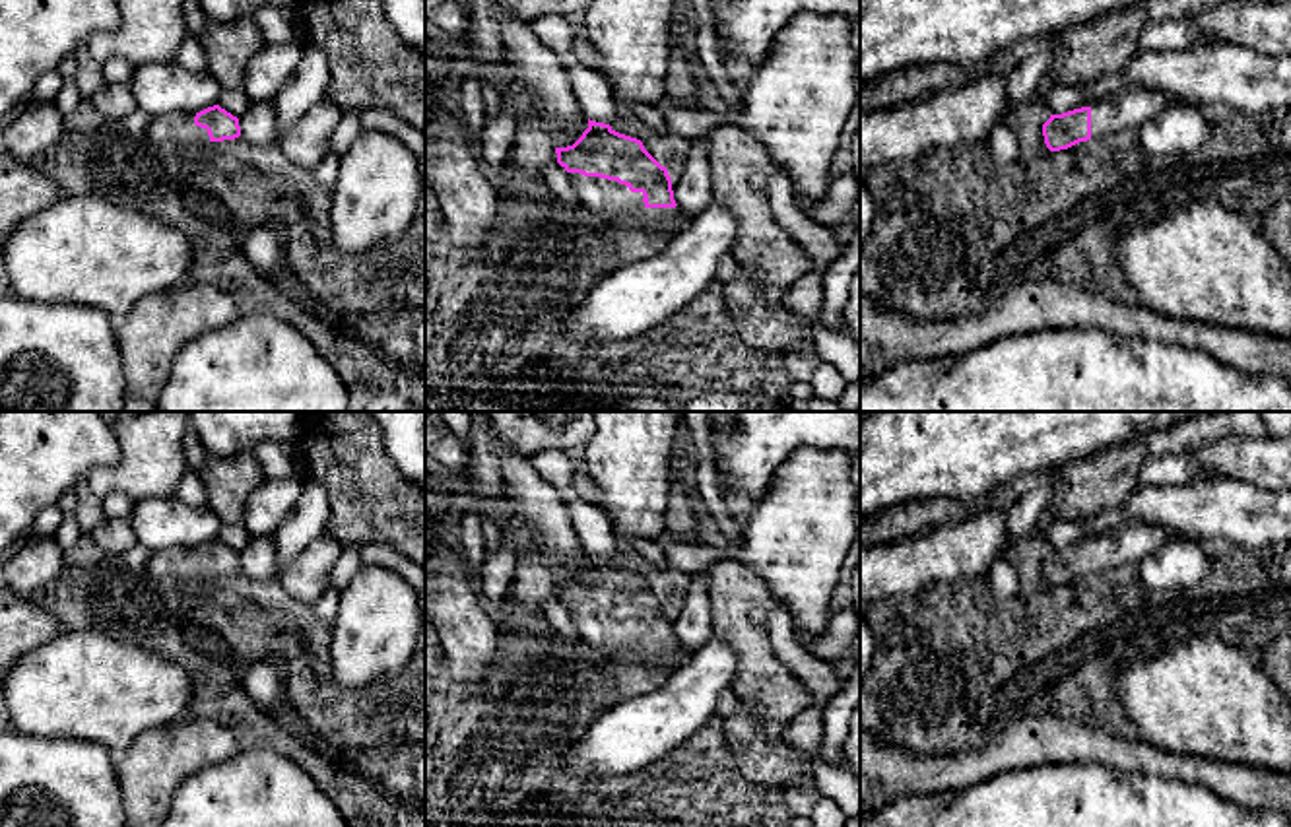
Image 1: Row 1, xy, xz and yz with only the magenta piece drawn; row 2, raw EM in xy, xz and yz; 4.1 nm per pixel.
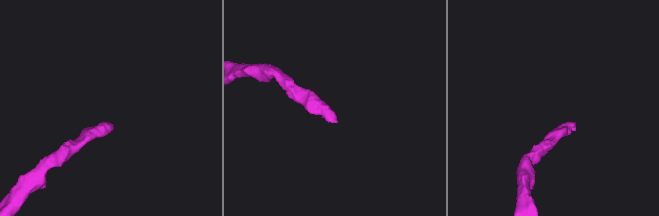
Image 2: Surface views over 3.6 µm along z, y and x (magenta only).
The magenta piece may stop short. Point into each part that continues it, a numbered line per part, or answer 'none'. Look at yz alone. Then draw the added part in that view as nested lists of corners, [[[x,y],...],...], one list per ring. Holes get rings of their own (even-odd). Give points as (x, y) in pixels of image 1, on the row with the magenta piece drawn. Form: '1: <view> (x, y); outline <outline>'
1: yz (1132, 107); outline [[[1142,87],[1097,101],[1091,105],[1091,140],[1110,136],[1124,128],[1138,128],[1176,101],[1173,93]]]

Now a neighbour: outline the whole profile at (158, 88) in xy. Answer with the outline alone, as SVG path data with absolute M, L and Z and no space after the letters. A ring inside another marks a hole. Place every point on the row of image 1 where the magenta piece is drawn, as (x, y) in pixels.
M177 62L138 66L128 87L136 107L149 116L200 113L217 105L223 91L210 72L190 72Z

